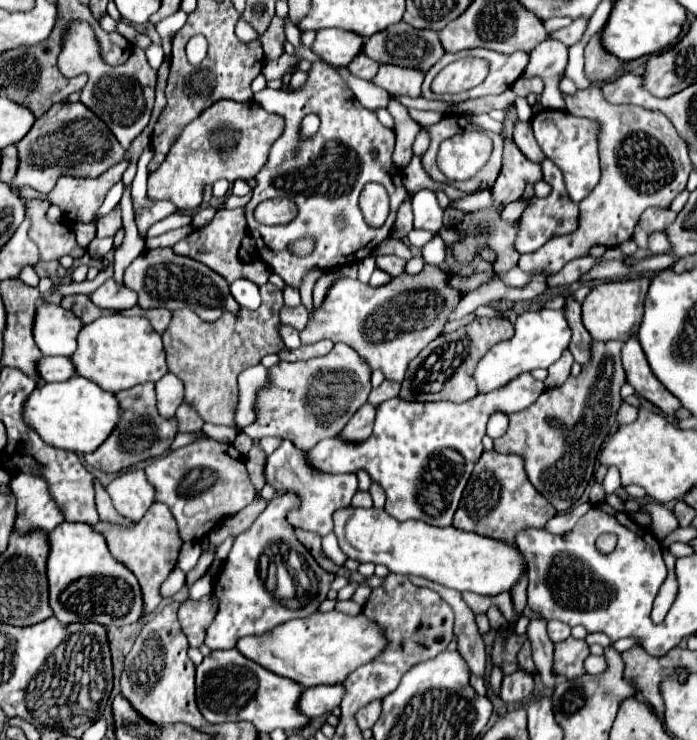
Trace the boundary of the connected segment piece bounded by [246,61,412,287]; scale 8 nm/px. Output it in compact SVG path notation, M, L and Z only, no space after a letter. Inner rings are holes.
M322 61L314 62L306 83L300 89L274 91L266 87L260 93L254 93L254 101L266 111L282 115L286 119L286 129L270 149L266 165L254 177L254 195L246 205L248 231L256 241L256 253L260 259L288 285L300 287L302 275L310 267L334 269L350 265L350 257L354 257L356 251L368 245L374 249L380 241L384 241L396 223L398 207L406 203L406 199L412 199L412 195L402 185L402 175L390 159L394 151L394 131L384 127L374 111L364 109L358 99L352 99L352 91L338 69ZM308 113L316 113L320 117L320 131L312 139L300 141L300 121ZM370 181L384 185L390 195L390 217L380 229L368 227L358 207L358 195ZM274 197L290 197L298 205L296 221L290 221L288 225L268 226L254 219L256 205ZM336 215L344 217L346 227L336 227ZM300 237L318 239L312 257L294 257L288 251L288 243Z

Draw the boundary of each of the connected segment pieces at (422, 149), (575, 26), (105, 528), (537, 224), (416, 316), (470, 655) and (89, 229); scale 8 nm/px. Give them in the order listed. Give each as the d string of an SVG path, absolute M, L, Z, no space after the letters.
M420 129L420 133L416 135L416 141L414 141L414 153L416 155L426 153L428 145L430 145L430 135L426 135L426 129Z
M576 19L576 21L572 21L568 27L564 27L564 29L560 29L560 31L548 33L548 37L558 39L558 41L562 41L564 45L570 47L570 45L574 45L574 43L580 41L580 37L582 37L584 31L586 31L586 25L588 25L586 19Z
M154 503L148 509L148 513L142 517L142 521L132 527L120 527L120 525L110 525L110 523L98 521L94 525L94 529L104 535L114 559L118 559L118 563L126 565L140 581L142 601L144 601L142 617L154 613L162 601L158 587L164 583L164 579L176 567L176 559L178 559L178 553L182 547L182 539L178 537L178 529L174 523L174 515L170 515L170 509L162 503Z
M544 159L540 163L542 167L542 175L544 175L544 181L552 187L550 195L544 197L544 199L538 199L534 197L530 207L522 213L522 217L518 219L518 239L516 239L516 249L520 253L532 253L536 249L540 249L546 241L550 241L552 237L556 235L566 235L566 233L572 233L576 227L578 227L578 205L568 199L568 193L566 193L566 187L564 187L564 181L562 181L562 173L560 169L550 161L550 159Z
M426 265L414 277L392 277L382 287L370 287L356 279L342 277L326 293L320 307L314 309L308 325L300 331L302 343L322 339L342 341L362 355L368 365L382 369L386 379L402 381L408 363L442 333L450 311L456 309L462 293L448 285L448 275L434 265Z
M414 577L416 585L422 587L430 587L436 593L440 593L440 597L452 605L454 613L456 613L456 623L454 623L454 635L458 641L458 653L464 657L464 661L468 663L470 671L476 675L484 675L484 665L486 665L486 649L484 649L484 641L478 633L478 627L474 623L474 613L470 611L470 607L464 603L462 593L454 591L454 589L446 589L442 585L436 585L428 579L420 579Z
M77 222L76 225L74 225L74 233L76 233L76 239L78 239L78 245L86 249L88 243L96 236L96 224L95 222Z

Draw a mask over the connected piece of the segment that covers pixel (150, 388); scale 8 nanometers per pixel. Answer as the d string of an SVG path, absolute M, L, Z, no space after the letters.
M142 383L138 387L118 391L116 399L122 407L122 419L118 419L118 427L114 427L114 431L110 433L110 439L106 439L106 443L102 443L102 447L98 447L98 451L84 455L86 463L92 469L100 469L106 473L118 473L140 461L168 453L174 437L178 435L178 421L176 421L176 417L164 419L158 413L154 383Z

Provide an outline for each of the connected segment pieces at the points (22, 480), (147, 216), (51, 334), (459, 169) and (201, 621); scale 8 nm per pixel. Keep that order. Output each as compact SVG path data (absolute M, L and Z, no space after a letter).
M14 475L10 487L18 499L14 531L18 535L28 535L30 531L52 531L62 523L62 513L54 499L50 499L48 485L32 475Z
M146 147L138 161L138 173L132 183L132 205L134 205L134 217L140 235L148 231L148 227L160 219L170 217L178 211L178 207L172 201L154 201L146 195L146 179L148 179L148 163L152 159L152 149Z
M44 301L34 315L34 339L42 355L70 357L76 349L76 337L82 321L68 309Z
M468 131L446 139L438 151L438 167L450 181L474 177L492 153L492 139L482 131Z
M206 595L202 599L186 599L180 603L178 619L184 635L188 637L190 647L200 647L206 637L206 629L214 621L218 611L218 599L214 595Z

